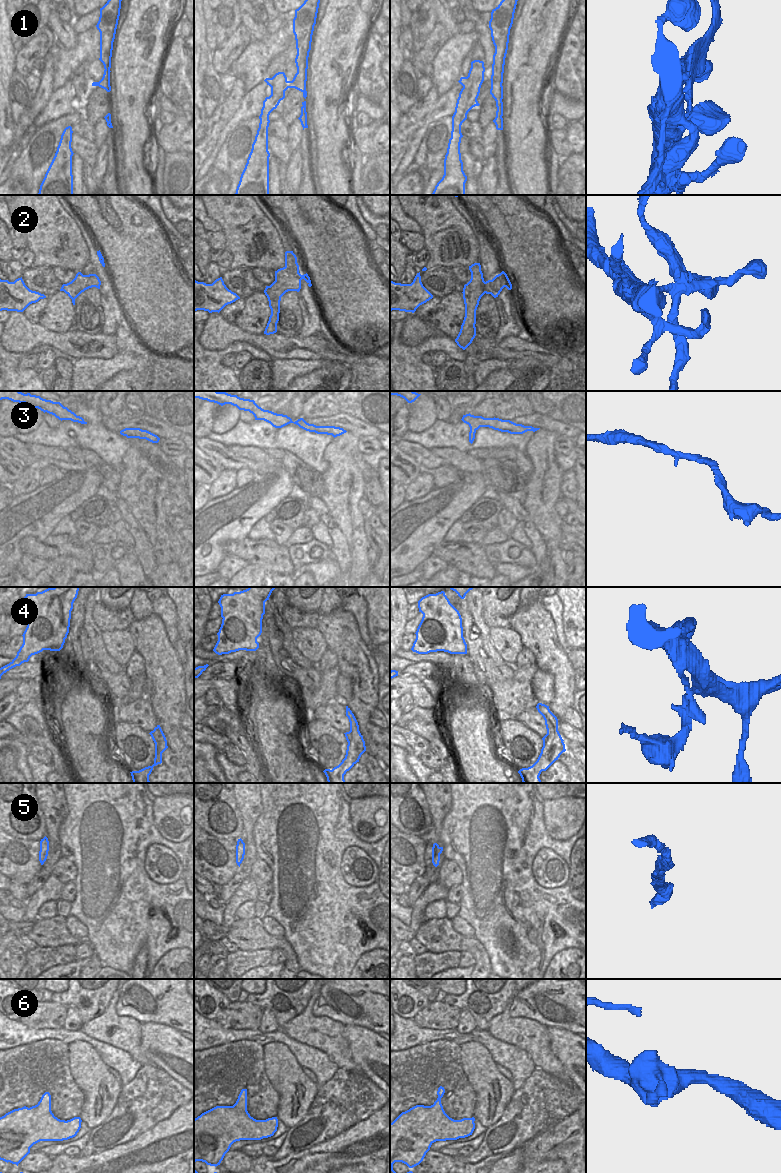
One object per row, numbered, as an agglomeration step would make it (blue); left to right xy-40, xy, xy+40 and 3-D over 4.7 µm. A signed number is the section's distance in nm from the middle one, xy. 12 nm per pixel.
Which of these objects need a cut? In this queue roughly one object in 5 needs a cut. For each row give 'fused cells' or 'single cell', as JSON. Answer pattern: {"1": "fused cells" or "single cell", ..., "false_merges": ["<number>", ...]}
{"1": "fused cells", "2": "fused cells", "3": "single cell", "4": "fused cells", "5": "single cell", "6": "single cell", "false_merges": ["1", "2", "4"]}

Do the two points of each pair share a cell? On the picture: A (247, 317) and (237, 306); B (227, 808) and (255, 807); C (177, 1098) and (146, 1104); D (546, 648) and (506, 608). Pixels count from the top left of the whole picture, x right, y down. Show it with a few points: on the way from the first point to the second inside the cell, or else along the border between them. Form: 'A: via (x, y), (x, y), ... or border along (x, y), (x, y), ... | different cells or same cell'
A: border along (245, 299), (244, 306), (236, 314), (233, 322) | different cells
B: border along (232, 793), (240, 813), (243, 831) | different cells
C: via (169, 1101), (154, 1101) | same cell
D: border along (519, 605), (509, 617) | different cells

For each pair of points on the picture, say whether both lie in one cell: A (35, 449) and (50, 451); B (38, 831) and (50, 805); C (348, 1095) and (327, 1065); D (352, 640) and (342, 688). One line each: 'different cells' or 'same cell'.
A: same cell
B: different cells
C: different cells
D: different cells

